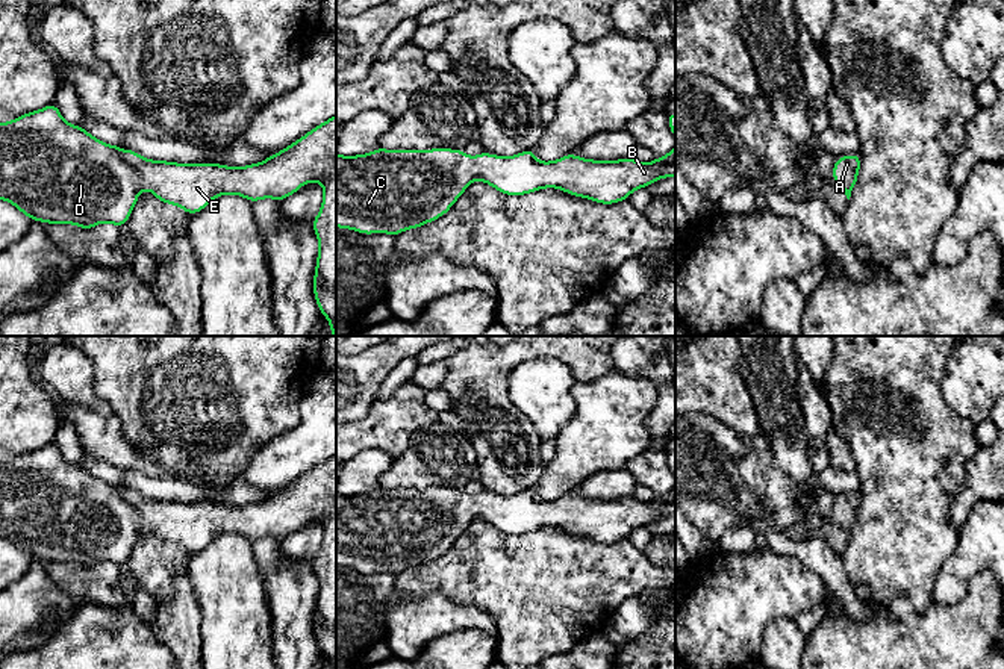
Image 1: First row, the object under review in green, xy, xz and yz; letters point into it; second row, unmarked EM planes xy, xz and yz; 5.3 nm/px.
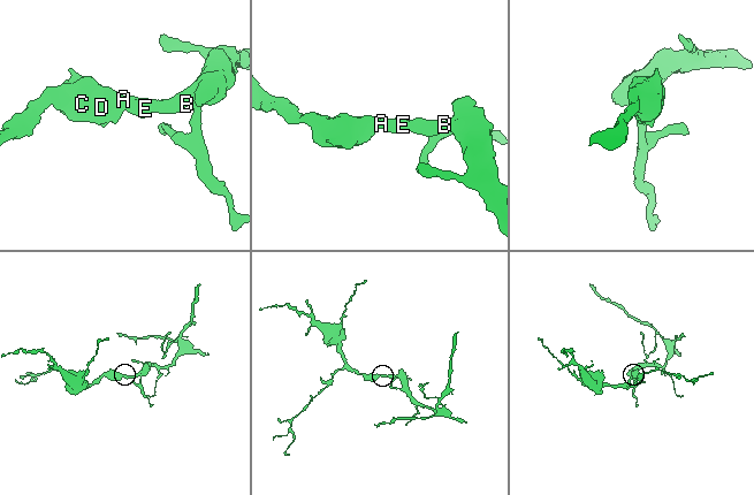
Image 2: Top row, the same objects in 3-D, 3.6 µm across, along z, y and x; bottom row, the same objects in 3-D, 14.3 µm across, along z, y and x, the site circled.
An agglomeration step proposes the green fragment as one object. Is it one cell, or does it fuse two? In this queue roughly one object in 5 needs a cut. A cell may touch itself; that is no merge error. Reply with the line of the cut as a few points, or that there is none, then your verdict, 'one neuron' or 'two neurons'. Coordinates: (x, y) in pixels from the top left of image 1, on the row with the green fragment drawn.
cut none; one neuron

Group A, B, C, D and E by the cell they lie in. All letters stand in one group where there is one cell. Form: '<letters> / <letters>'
A B C D E

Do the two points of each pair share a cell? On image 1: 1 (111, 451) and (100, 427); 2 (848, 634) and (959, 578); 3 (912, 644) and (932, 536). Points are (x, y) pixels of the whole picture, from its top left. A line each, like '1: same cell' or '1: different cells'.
1: same cell
2: different cells
3: different cells

